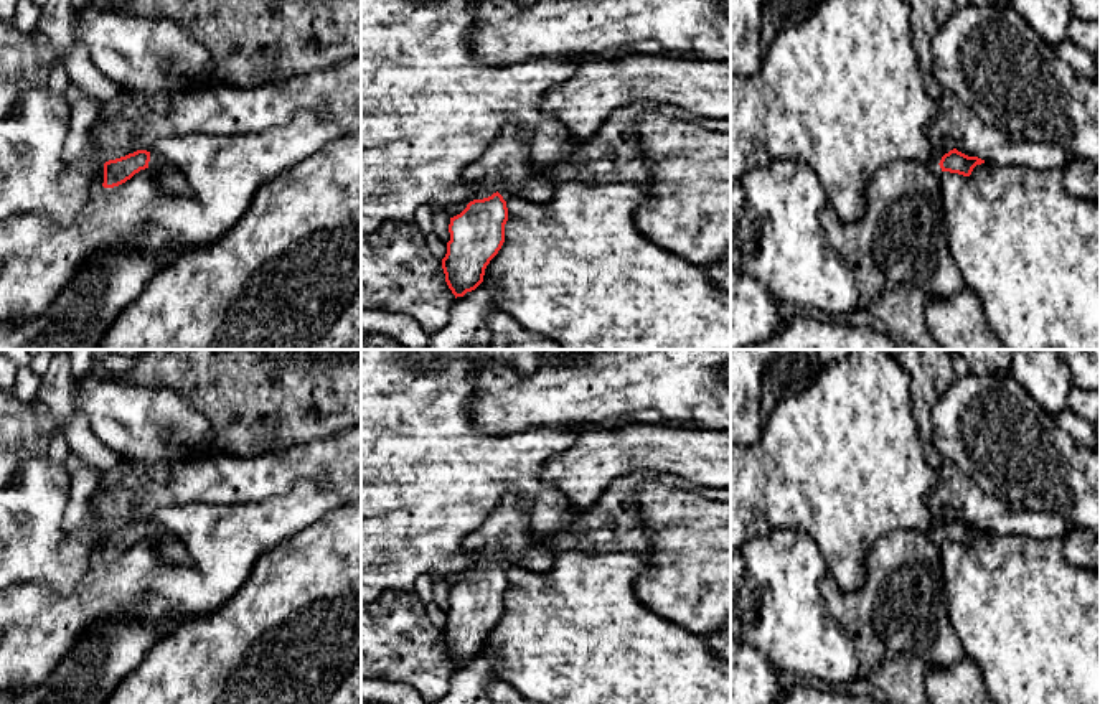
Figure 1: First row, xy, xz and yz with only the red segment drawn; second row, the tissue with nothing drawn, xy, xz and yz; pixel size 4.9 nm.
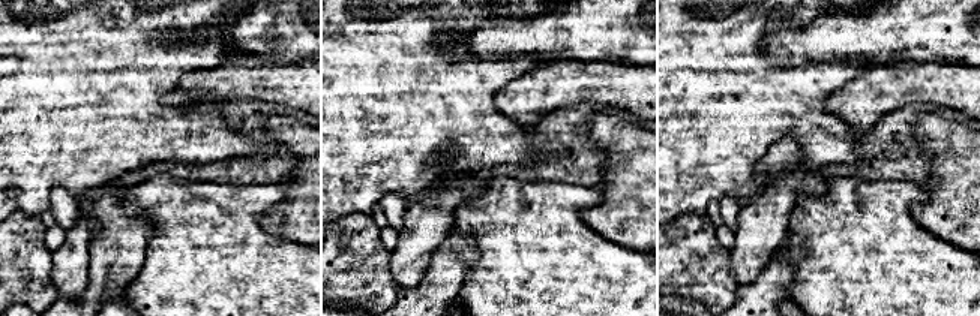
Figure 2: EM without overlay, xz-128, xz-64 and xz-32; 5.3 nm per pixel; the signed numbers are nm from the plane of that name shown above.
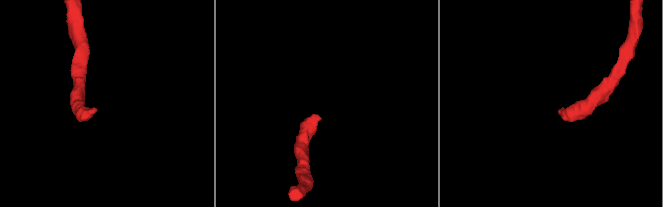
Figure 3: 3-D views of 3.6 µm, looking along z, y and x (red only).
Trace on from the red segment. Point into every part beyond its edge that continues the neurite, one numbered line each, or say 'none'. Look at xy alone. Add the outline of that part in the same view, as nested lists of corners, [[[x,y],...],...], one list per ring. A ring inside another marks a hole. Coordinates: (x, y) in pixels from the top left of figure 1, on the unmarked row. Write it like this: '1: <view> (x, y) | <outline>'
1: xy (172, 551) | [[[150,524],[148,537],[157,542],[157,551],[163,562],[175,566],[188,566],[191,562],[190,551],[163,528]]]

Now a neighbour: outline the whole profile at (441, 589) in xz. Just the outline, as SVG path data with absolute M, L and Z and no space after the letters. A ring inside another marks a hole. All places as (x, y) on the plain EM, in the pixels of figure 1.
M434 577L434 603L442 610L449 612L450 610L450 602L449 602L449 594L450 587L445 584L444 577Z

